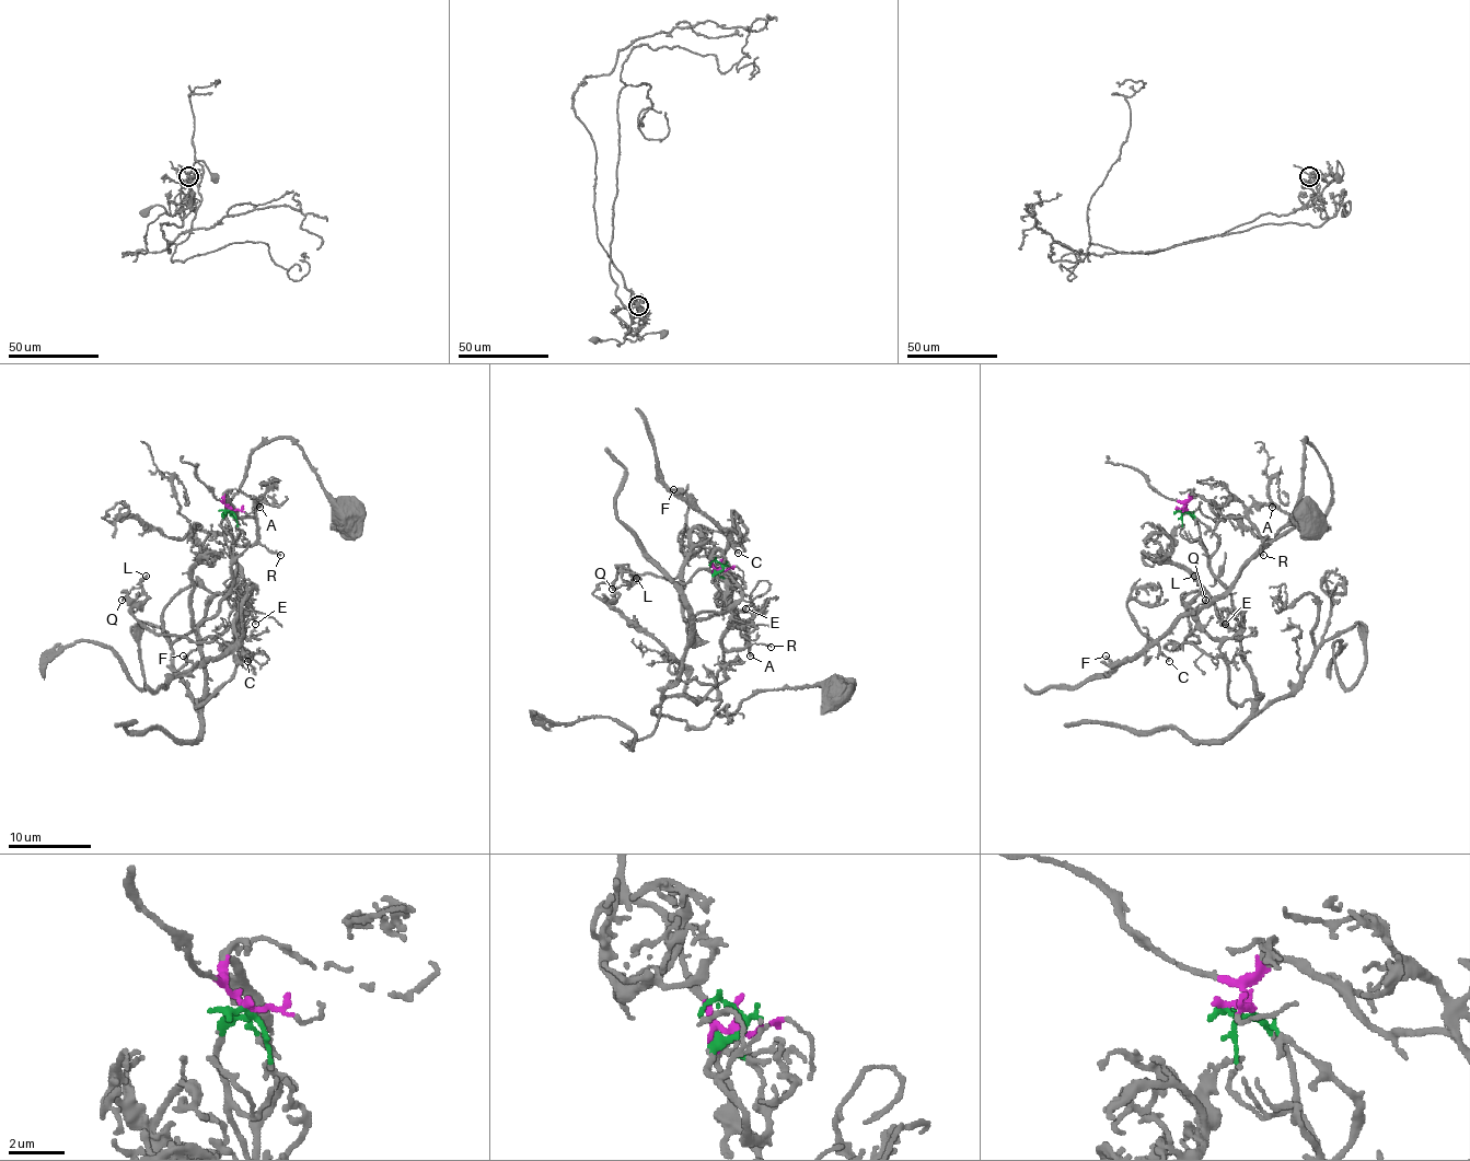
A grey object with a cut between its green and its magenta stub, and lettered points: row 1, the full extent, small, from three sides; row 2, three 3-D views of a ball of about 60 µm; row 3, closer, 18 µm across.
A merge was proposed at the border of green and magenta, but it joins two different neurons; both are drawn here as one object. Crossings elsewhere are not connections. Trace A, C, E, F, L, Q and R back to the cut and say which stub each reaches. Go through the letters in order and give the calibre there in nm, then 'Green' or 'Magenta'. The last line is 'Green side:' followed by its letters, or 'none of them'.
A: Thickness 190 nm. Magenta
C: Thickness 160 nm. Magenta
E: Thickness 160 nm. Magenta
F: Thickness 190 nm. Magenta
L: Thickness 240 nm. Magenta
Q: Thickness 110 nm. Magenta
R: Thickness 130 nm. Magenta
Green side: none of them

